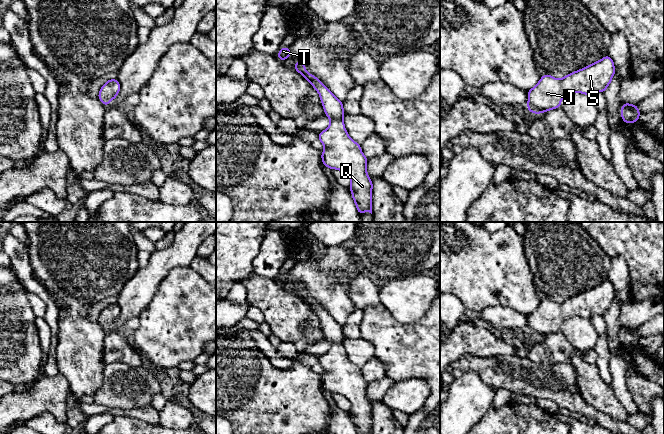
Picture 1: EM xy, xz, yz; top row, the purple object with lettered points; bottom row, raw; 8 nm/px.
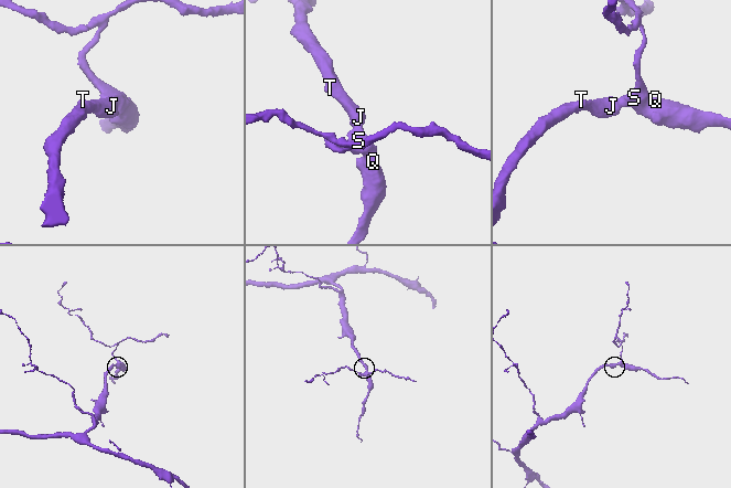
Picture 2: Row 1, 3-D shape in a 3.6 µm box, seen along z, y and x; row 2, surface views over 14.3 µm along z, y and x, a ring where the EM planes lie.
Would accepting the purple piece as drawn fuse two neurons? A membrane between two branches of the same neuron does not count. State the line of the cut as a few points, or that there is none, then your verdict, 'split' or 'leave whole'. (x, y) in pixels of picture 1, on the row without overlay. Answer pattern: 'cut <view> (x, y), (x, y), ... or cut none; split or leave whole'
cut none; leave whole

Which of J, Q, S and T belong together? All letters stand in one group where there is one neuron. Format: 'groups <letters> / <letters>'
groups J Q S T

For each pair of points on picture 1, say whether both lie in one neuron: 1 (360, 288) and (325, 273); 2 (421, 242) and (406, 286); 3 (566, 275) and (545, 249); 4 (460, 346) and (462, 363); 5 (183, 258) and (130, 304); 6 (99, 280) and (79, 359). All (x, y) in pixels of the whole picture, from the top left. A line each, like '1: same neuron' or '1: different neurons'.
1: different neurons
2: different neurons
3: same neuron
4: different neurons
5: same neuron
6: same neuron

